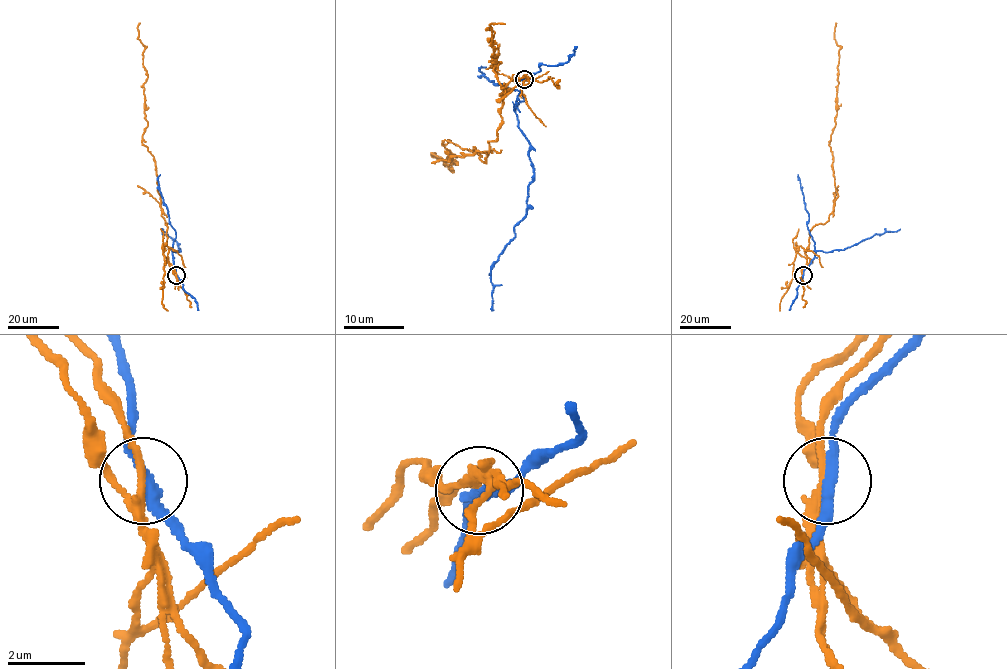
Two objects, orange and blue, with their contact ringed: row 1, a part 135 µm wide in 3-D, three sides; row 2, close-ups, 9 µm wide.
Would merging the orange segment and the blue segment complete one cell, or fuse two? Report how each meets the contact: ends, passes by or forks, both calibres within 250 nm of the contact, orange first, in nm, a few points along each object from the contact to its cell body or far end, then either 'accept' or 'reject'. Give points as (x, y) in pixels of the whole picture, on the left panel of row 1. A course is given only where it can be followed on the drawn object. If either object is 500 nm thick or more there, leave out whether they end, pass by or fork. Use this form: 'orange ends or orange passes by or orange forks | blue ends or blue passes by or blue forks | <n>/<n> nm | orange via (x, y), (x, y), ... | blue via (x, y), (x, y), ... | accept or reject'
orange forks | blue passes by | 170/280 nm | orange via (176, 275), (168, 262), (154, 156), (142, 143), (147, 76), (140, 22) | blue via (176, 275), (172, 251), (180, 250), (177, 243), (162, 233), (162, 229) | reject

